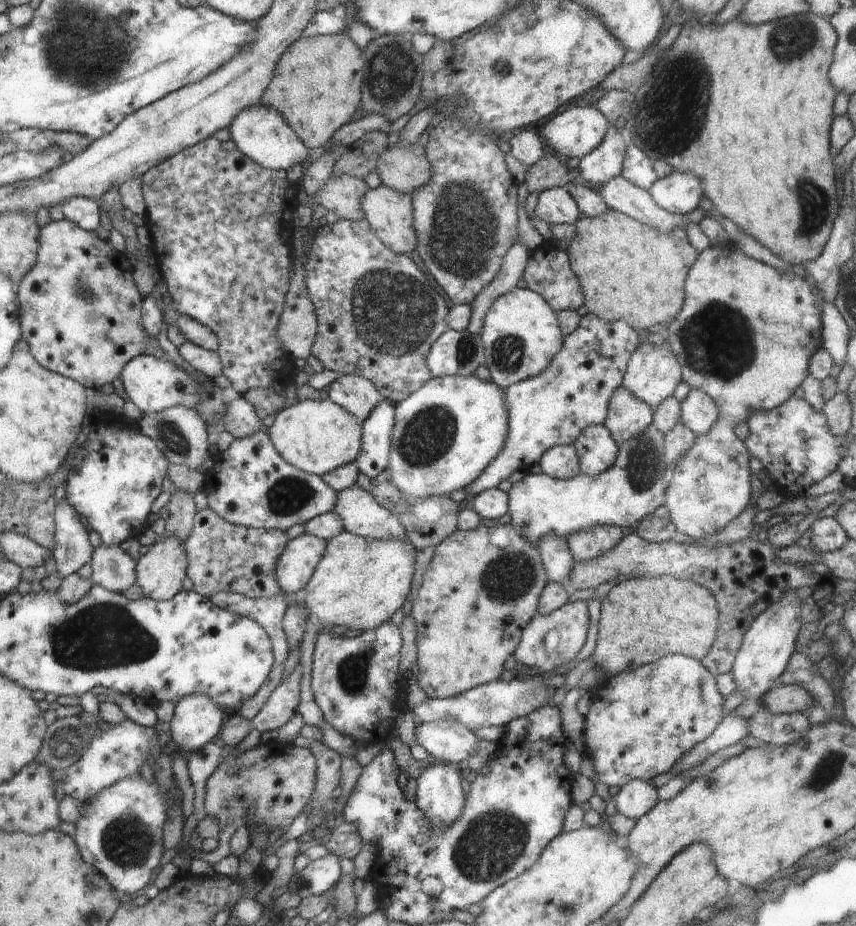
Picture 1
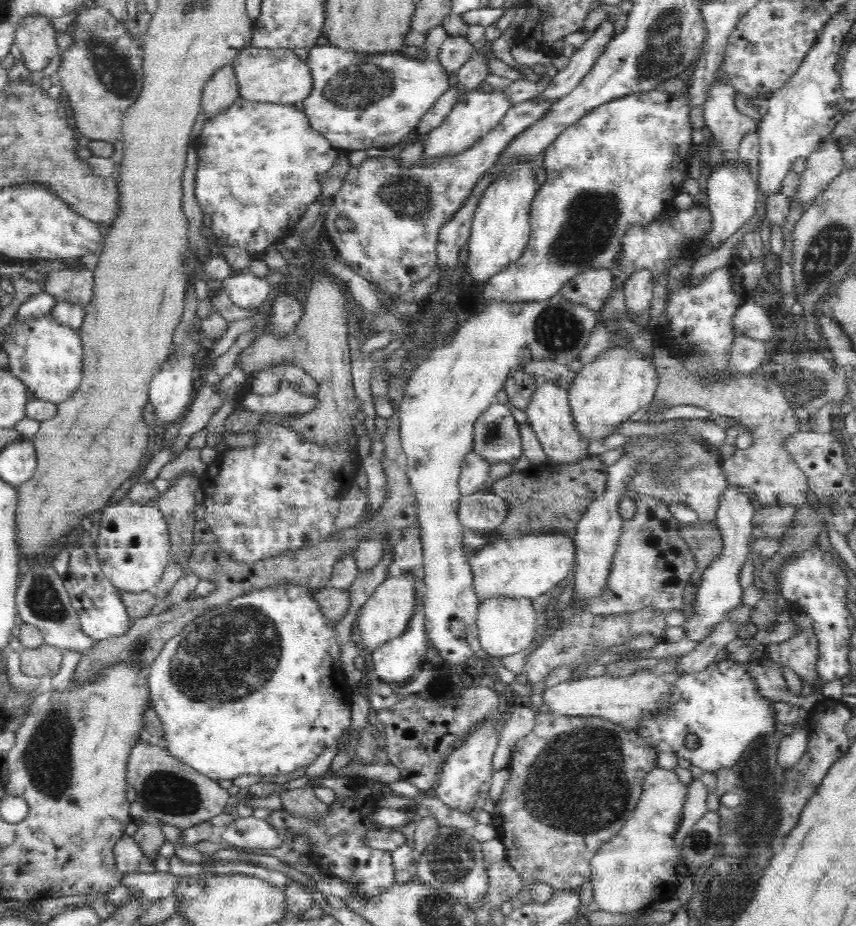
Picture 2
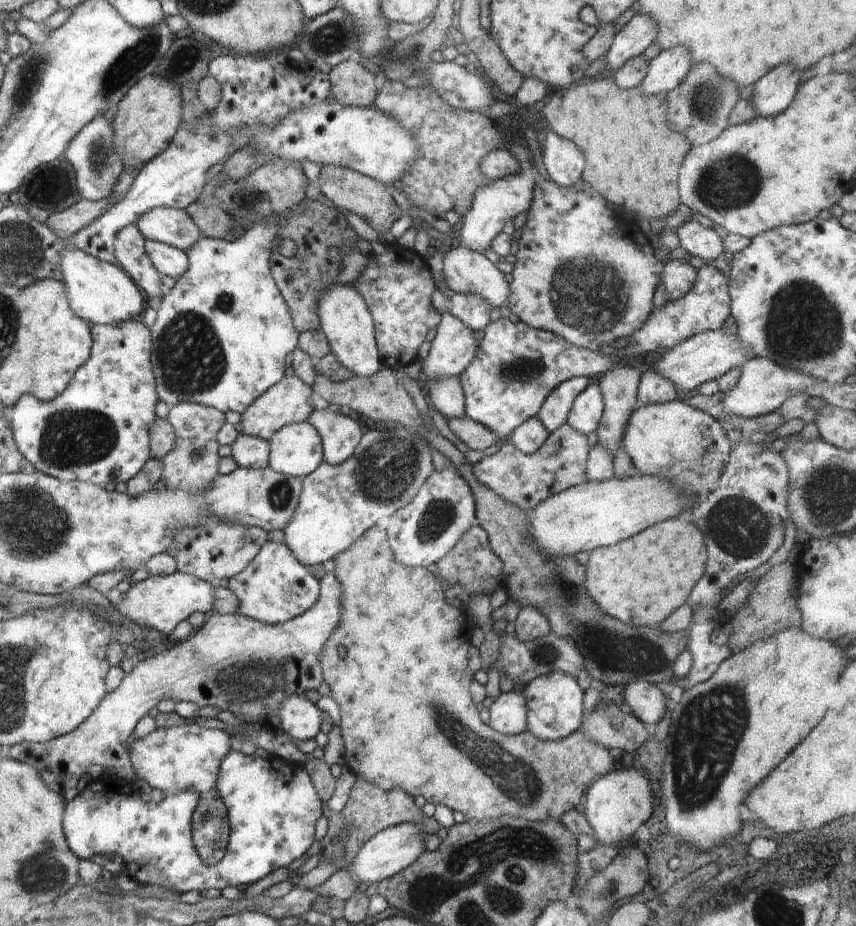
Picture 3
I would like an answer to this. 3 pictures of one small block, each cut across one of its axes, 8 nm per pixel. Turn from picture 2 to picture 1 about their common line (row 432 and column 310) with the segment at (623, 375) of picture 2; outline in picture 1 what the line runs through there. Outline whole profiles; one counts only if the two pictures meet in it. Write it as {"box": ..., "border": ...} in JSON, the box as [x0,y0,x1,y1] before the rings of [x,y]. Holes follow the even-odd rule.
{"box":[305,531,416,630],"border":[[[340,531],[326,541],[320,562],[315,566],[314,574],[305,586],[309,591],[305,598],[312,618],[322,626],[346,626],[354,630],[374,630],[382,623],[388,623],[410,594],[416,566],[416,548],[404,539],[369,539],[348,531]]]}

